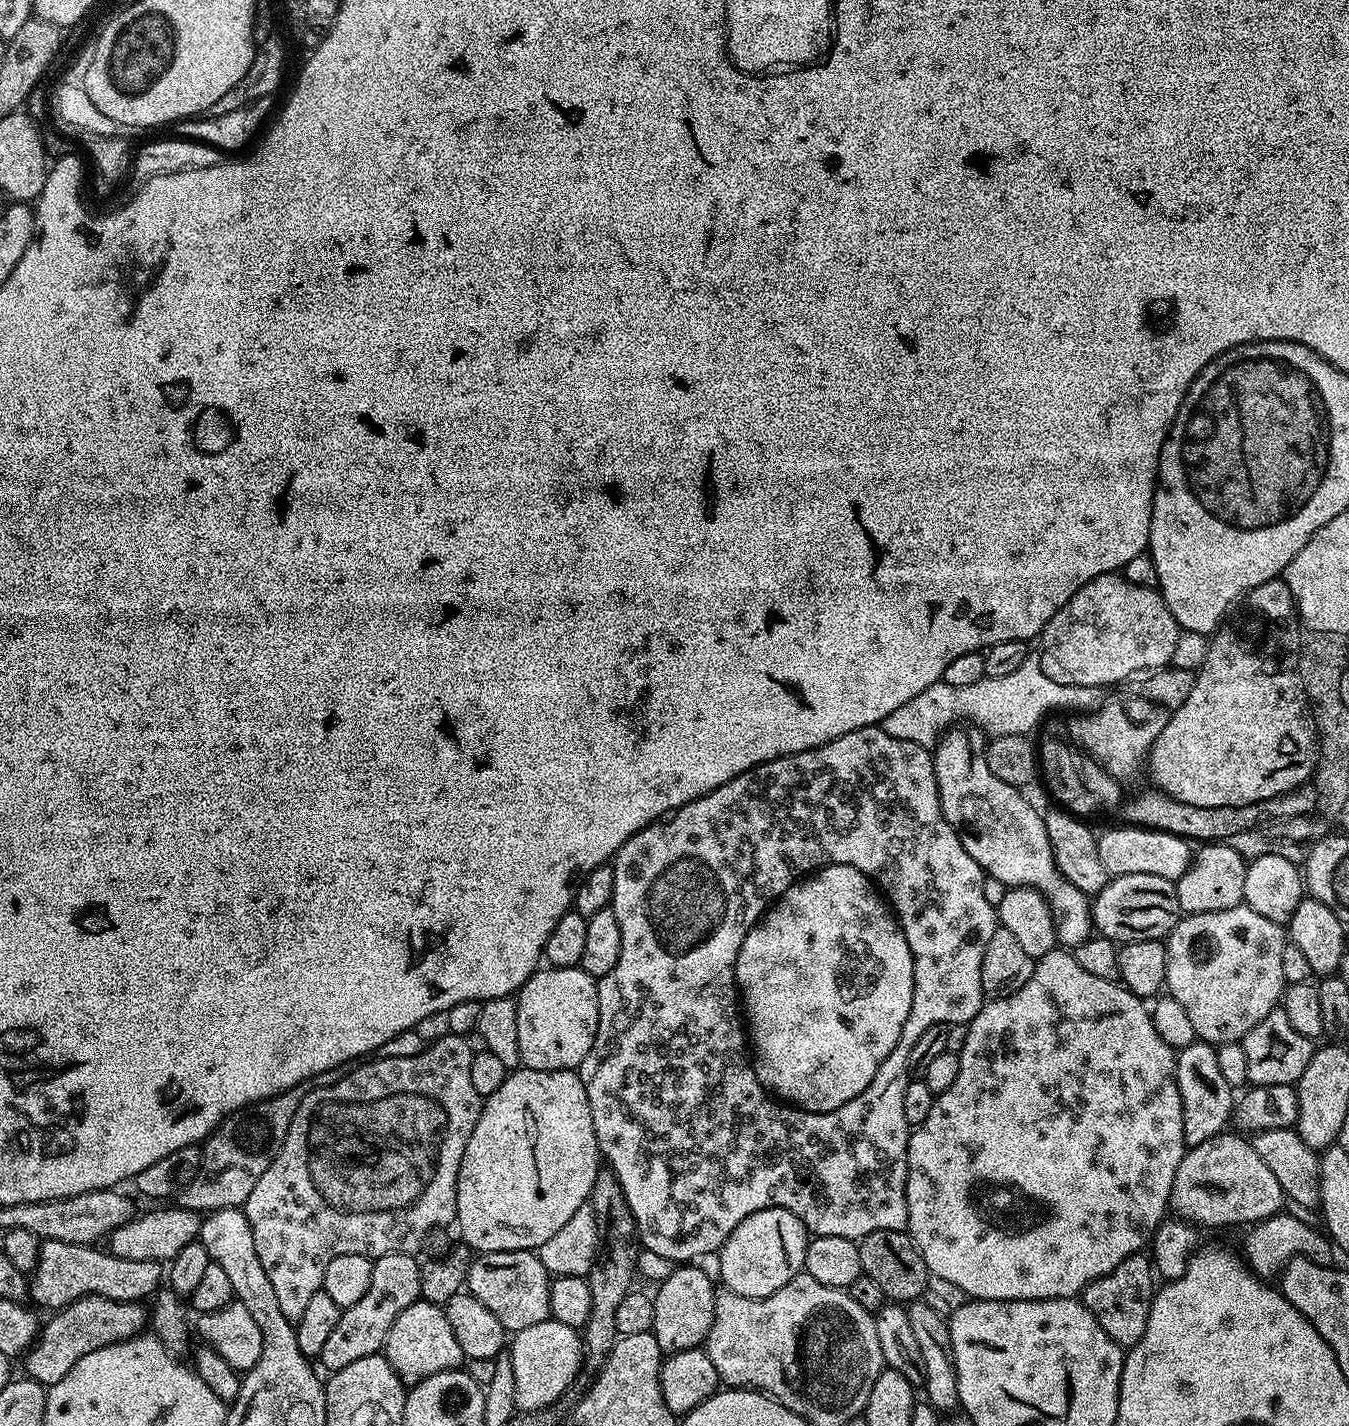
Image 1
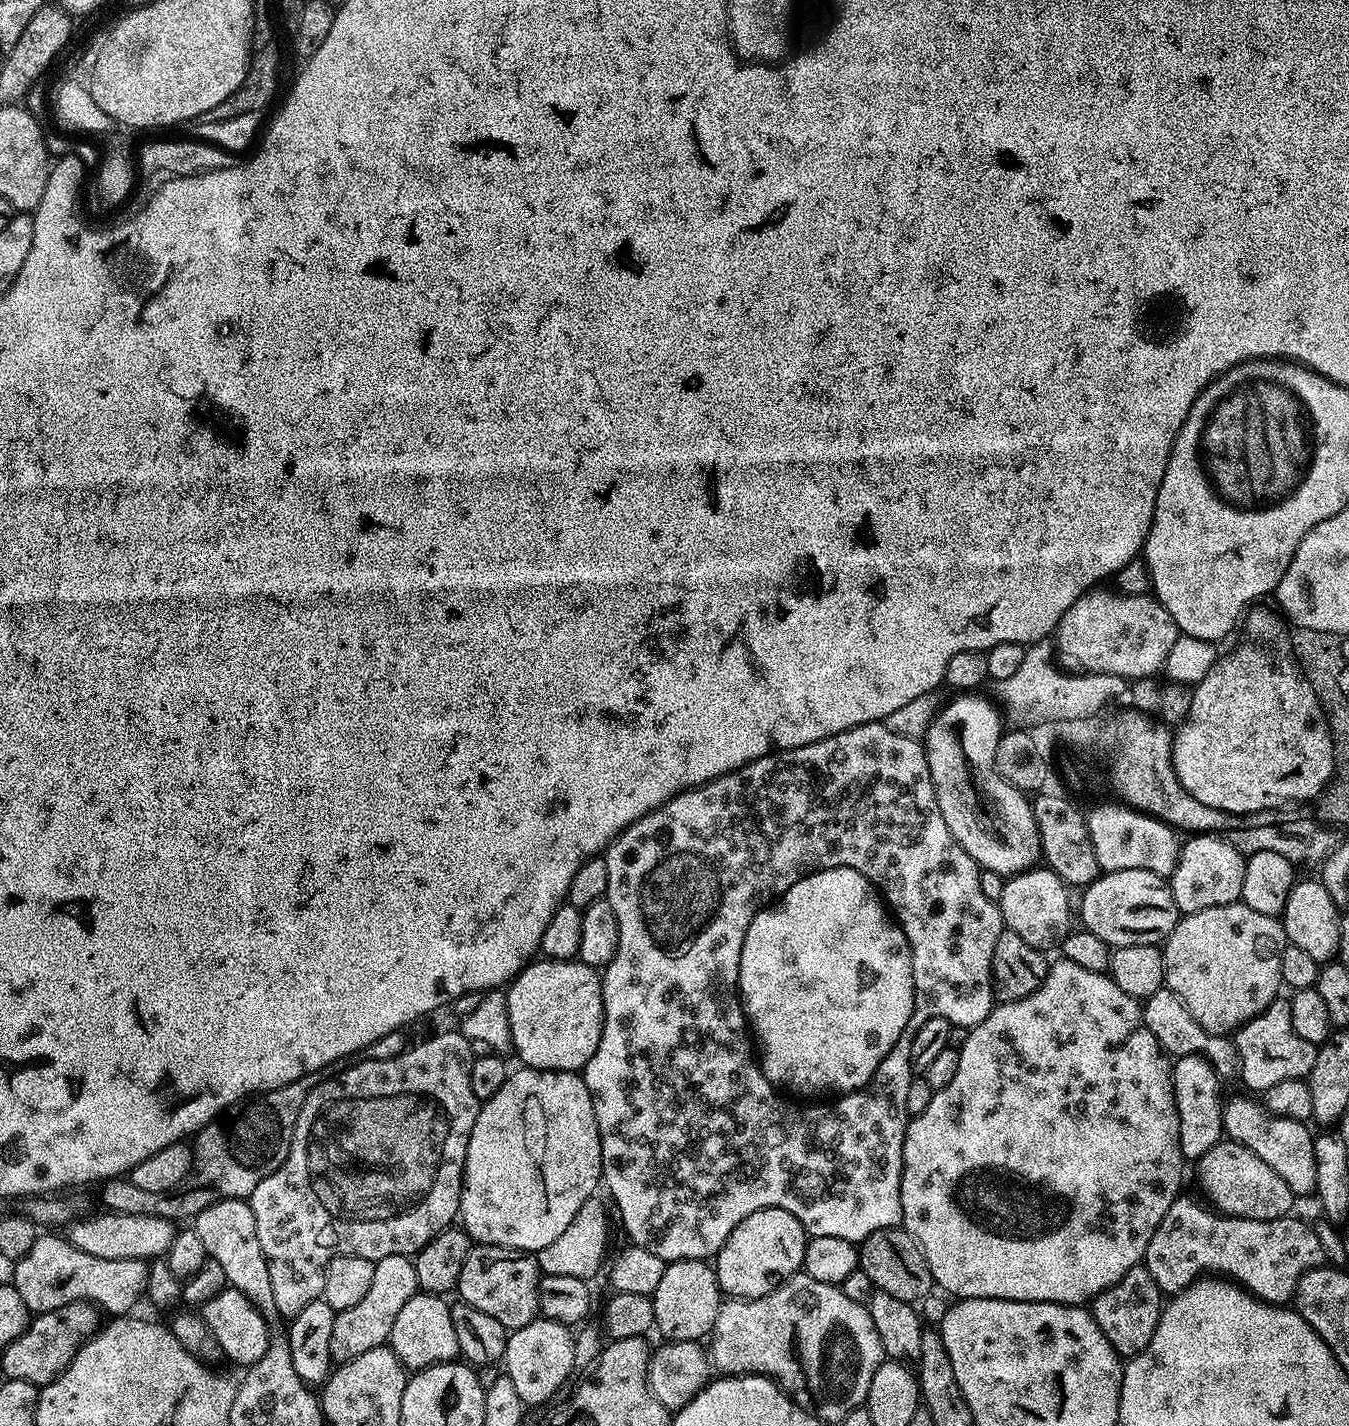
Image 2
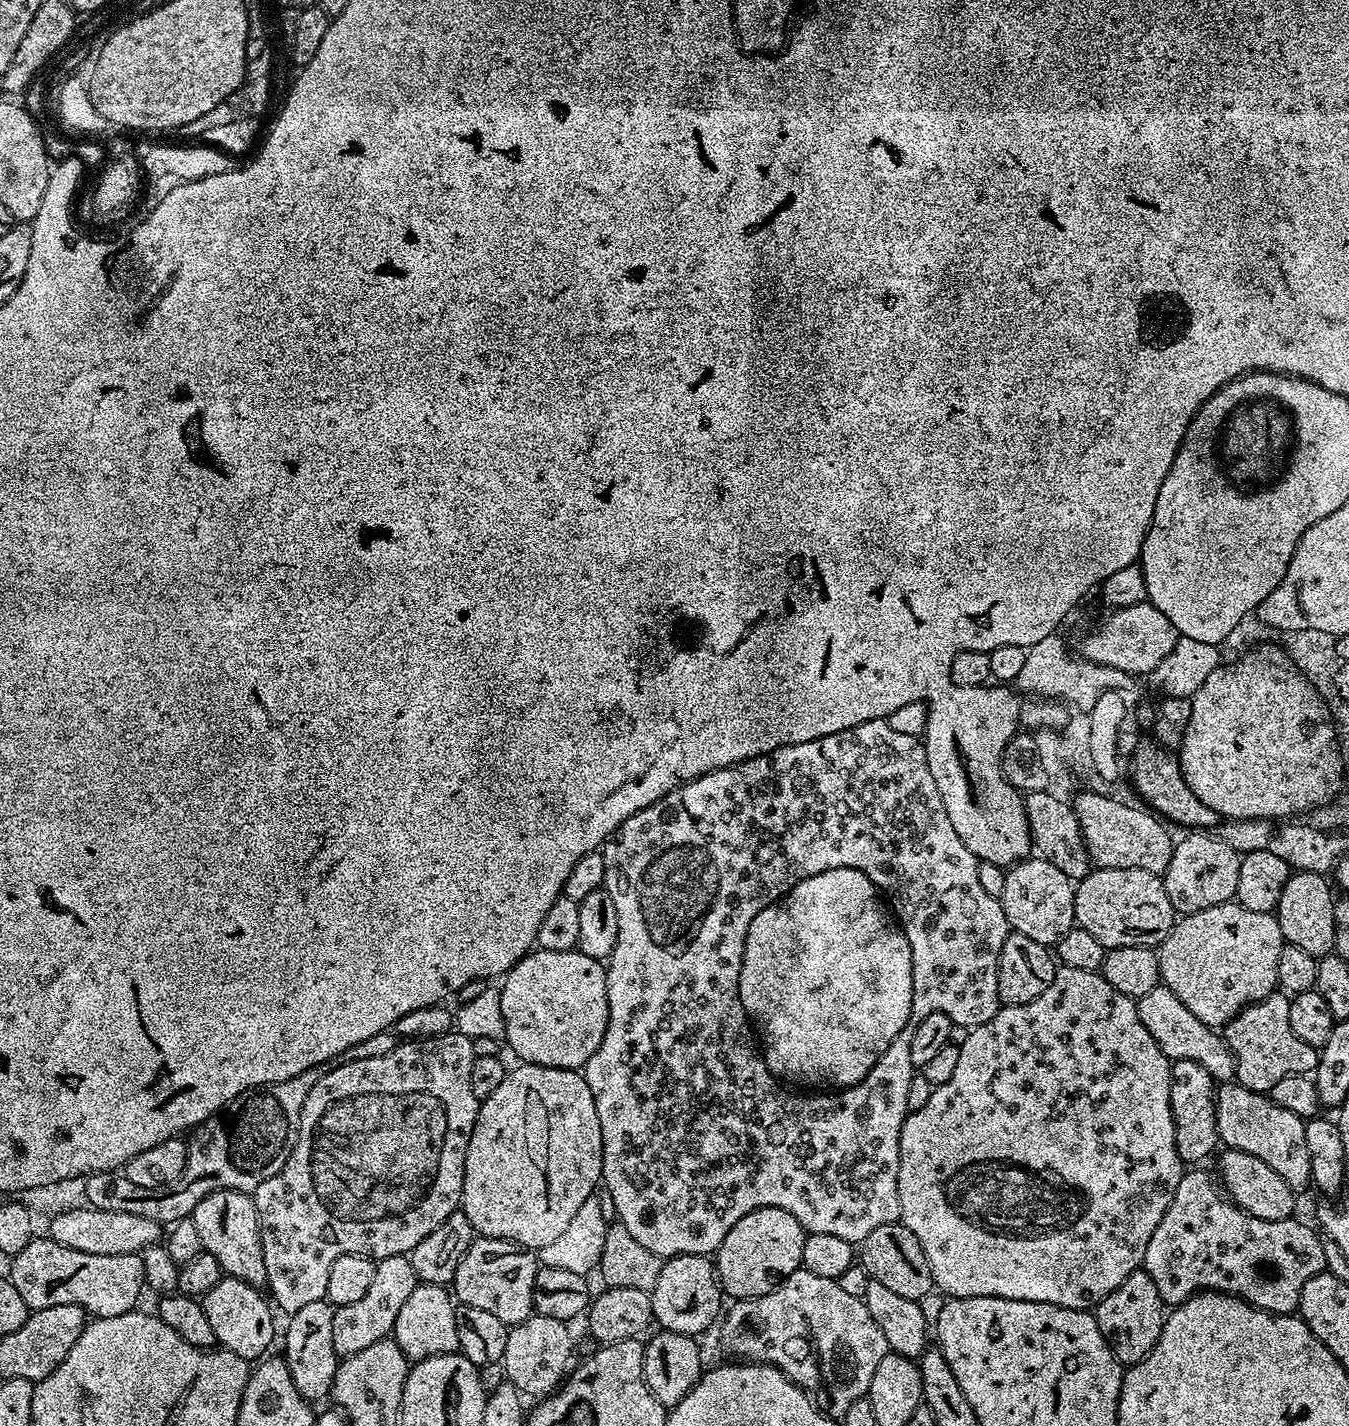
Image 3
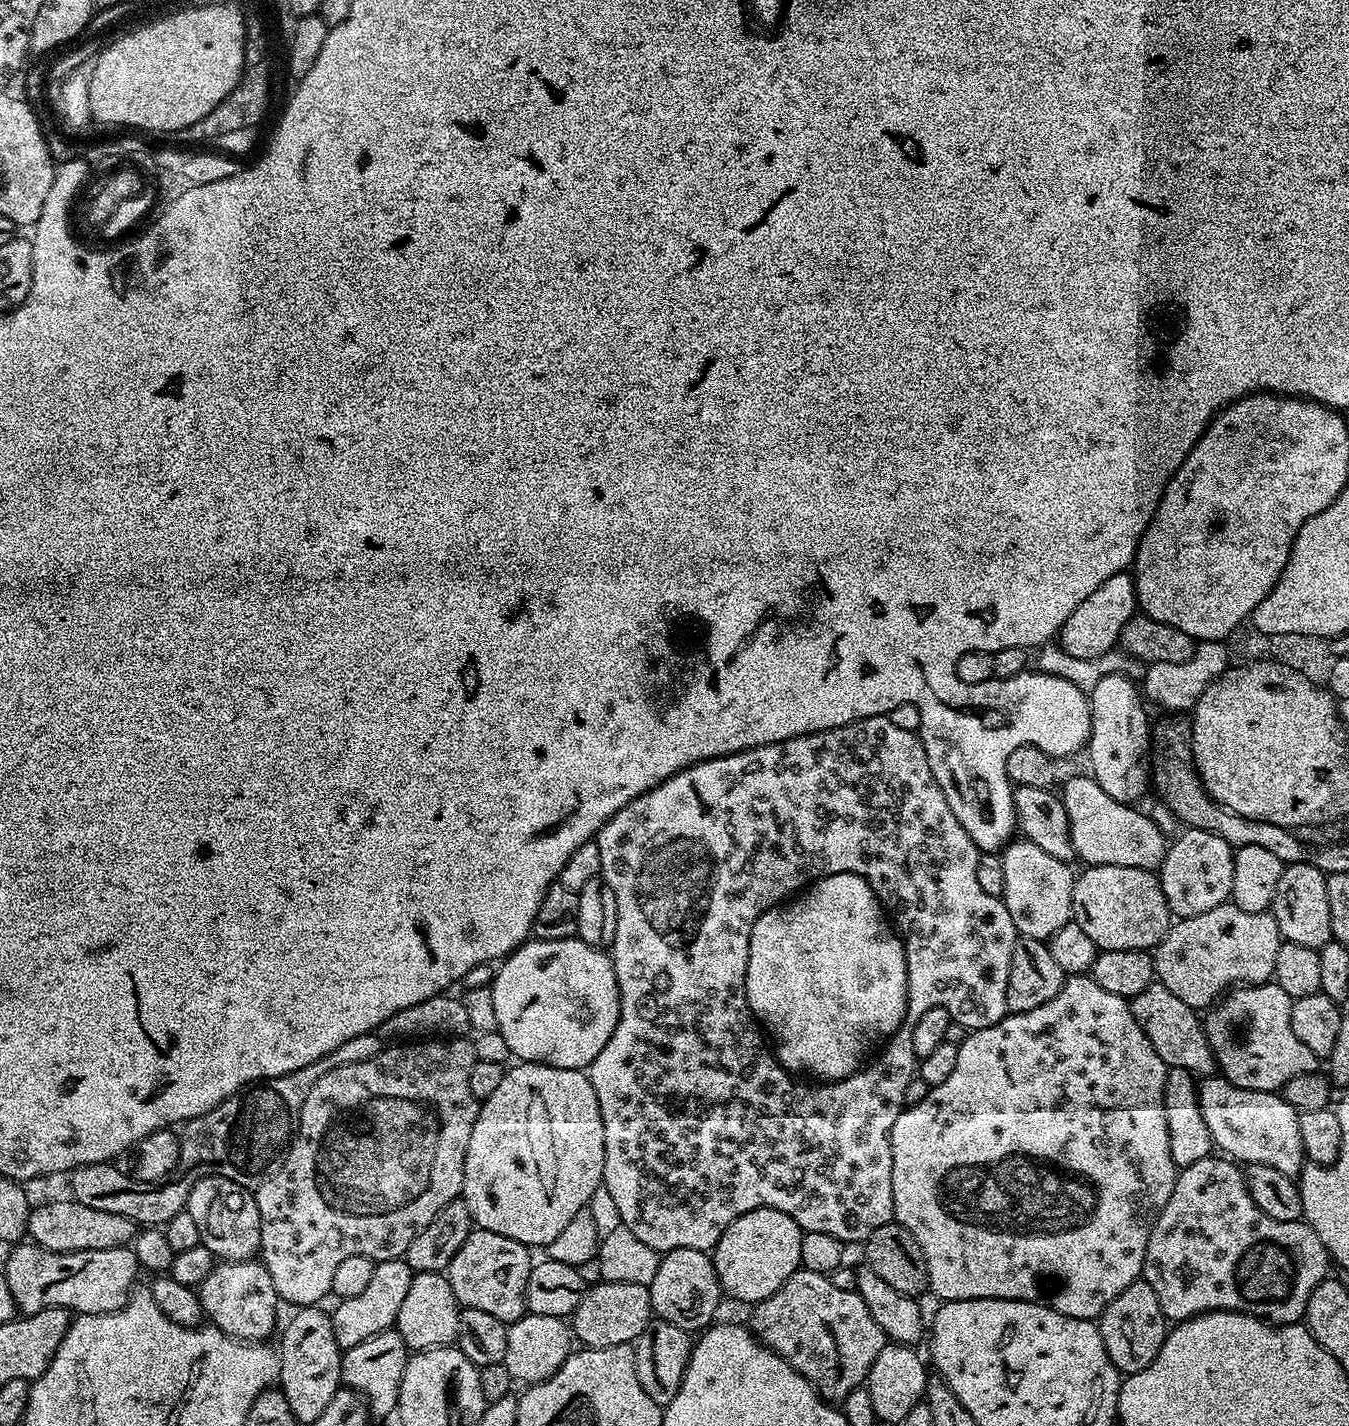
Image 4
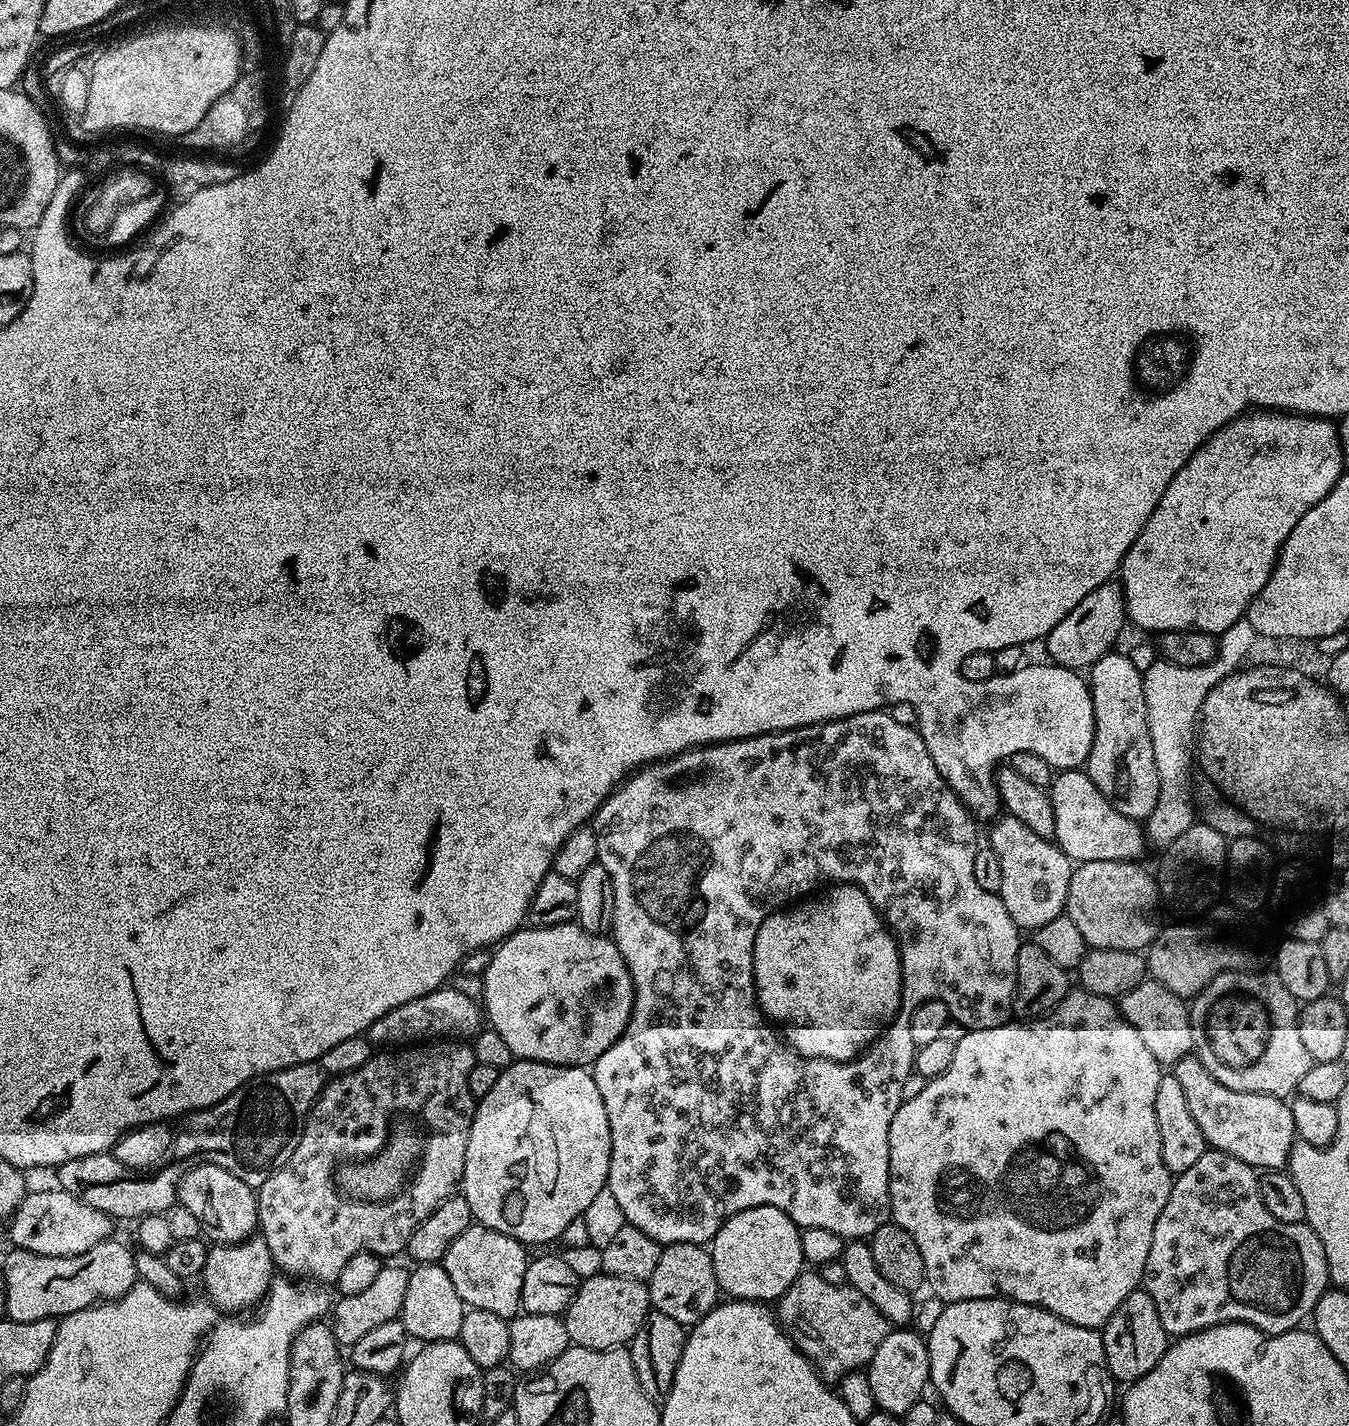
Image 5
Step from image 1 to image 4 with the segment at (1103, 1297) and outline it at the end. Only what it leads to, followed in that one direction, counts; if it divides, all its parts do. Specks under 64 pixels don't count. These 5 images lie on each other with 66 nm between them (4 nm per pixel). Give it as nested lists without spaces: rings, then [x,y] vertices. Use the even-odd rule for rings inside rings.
[[[1143,1278],[1135,1280],[1114,1302],[1104,1307],[1104,1313],[1098,1318],[1102,1342],[1106,1346],[1106,1354],[1110,1354],[1110,1362],[1121,1372],[1141,1372],[1158,1358],[1158,1350],[1162,1350],[1162,1342],[1170,1331],[1169,1321],[1162,1314],[1162,1306],[1158,1306],[1158,1298],[1154,1290]]]

